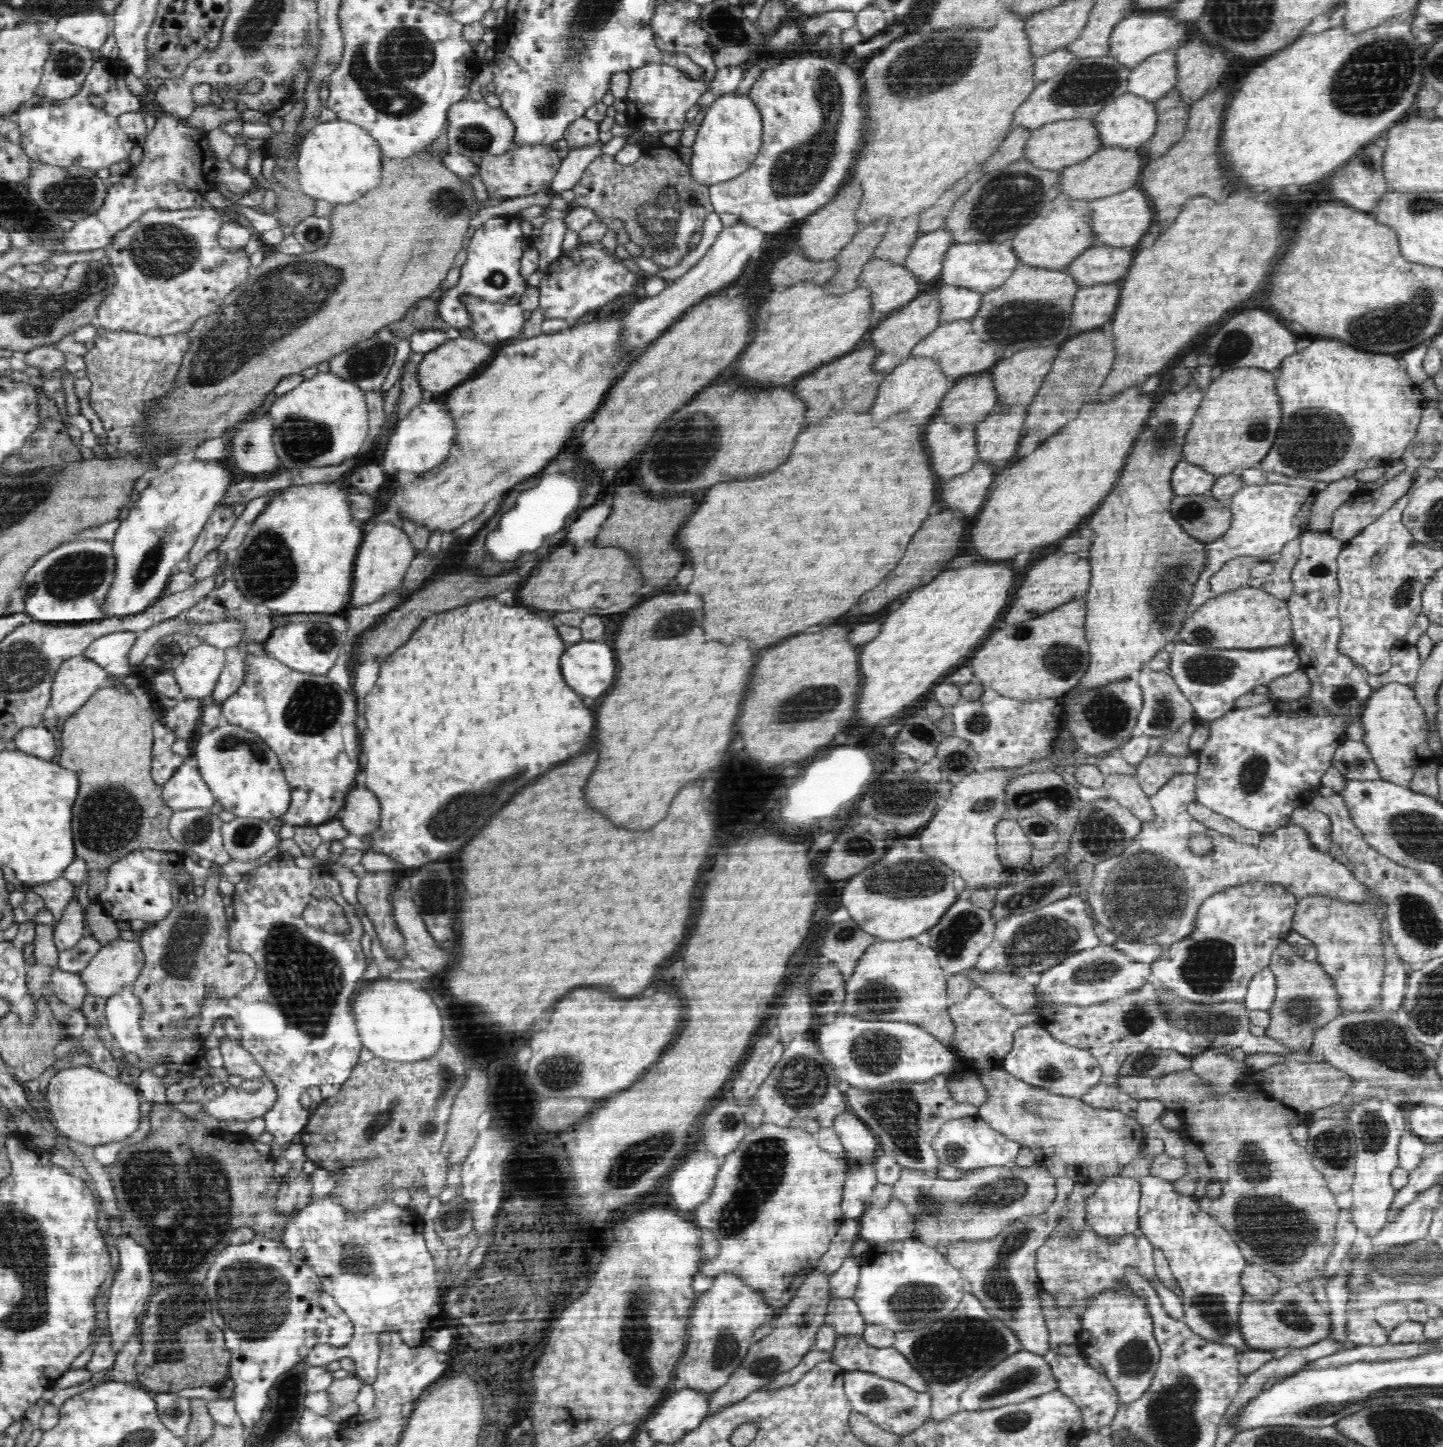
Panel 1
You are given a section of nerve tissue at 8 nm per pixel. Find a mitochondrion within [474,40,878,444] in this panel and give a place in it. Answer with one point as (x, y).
(797, 172)

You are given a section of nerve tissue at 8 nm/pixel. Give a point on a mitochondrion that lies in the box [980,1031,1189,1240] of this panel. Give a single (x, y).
(1148, 1061)

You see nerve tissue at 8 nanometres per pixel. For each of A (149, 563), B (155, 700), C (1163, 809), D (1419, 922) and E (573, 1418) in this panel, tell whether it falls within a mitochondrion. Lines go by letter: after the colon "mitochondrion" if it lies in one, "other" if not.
A: mitochondrion
B: other
C: other
D: mitochondrion
E: mitochondrion

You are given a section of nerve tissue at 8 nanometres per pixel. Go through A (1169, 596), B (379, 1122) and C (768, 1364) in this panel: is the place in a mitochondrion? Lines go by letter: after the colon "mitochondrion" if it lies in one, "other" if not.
A: mitochondrion
B: mitochondrion
C: mitochondrion

